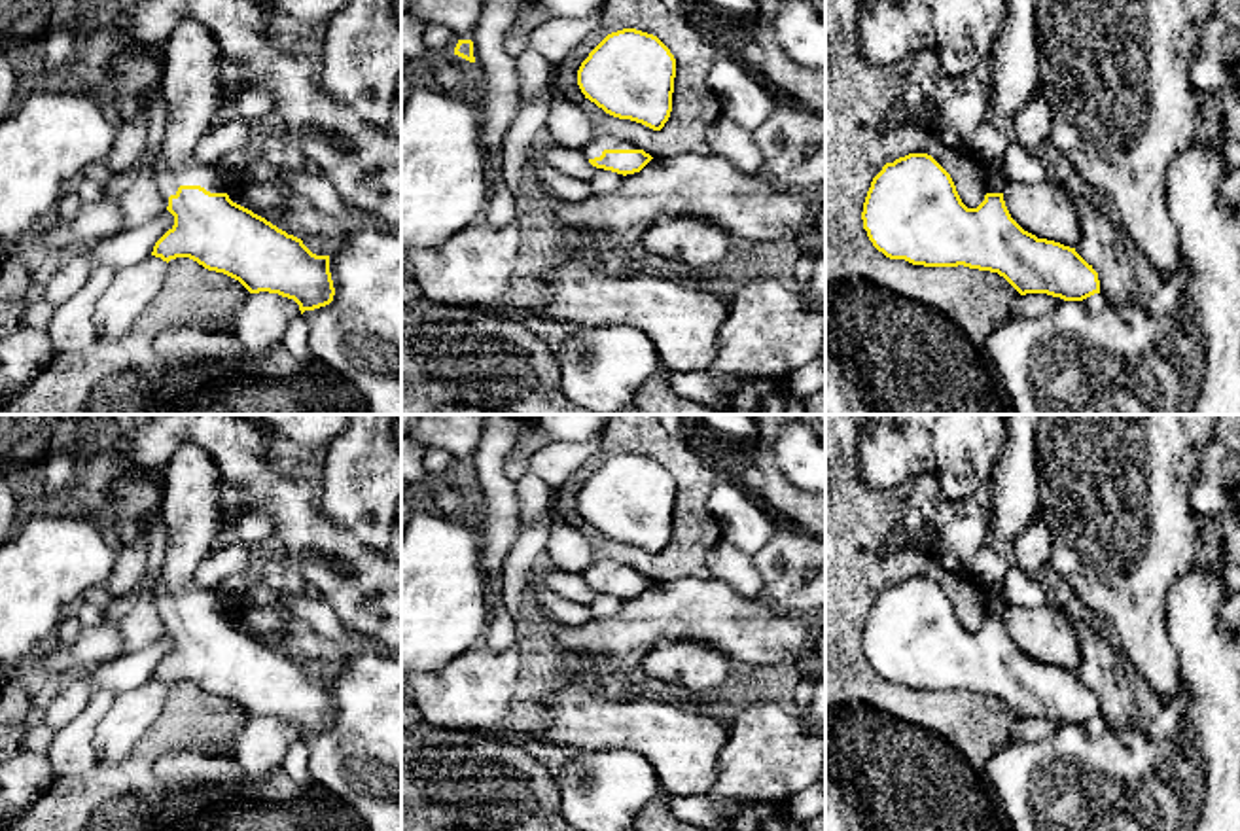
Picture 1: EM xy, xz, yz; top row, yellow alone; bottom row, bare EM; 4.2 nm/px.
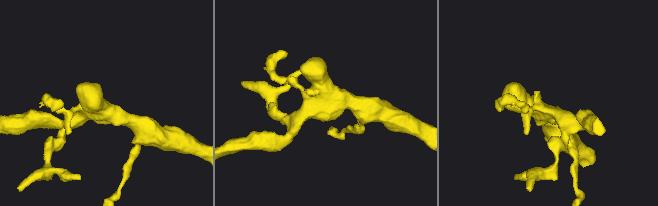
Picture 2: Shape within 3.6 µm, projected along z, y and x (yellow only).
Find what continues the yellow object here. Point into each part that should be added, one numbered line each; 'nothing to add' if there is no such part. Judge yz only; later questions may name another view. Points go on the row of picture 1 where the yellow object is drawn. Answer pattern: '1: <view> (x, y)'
1: yz (994, 184)

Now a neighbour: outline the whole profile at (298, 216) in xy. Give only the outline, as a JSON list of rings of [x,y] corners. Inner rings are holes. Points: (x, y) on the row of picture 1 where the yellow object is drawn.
[[[242,184],[233,191],[231,201],[240,206],[250,204],[257,212],[275,212],[284,231],[297,239],[307,235],[322,237],[329,254],[352,233],[339,220],[320,214],[307,199],[284,184]]]

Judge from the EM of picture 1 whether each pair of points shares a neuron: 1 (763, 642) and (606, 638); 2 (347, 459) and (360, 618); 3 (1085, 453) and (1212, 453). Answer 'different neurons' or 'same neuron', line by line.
1: same neuron
2: different neurons
3: different neurons

